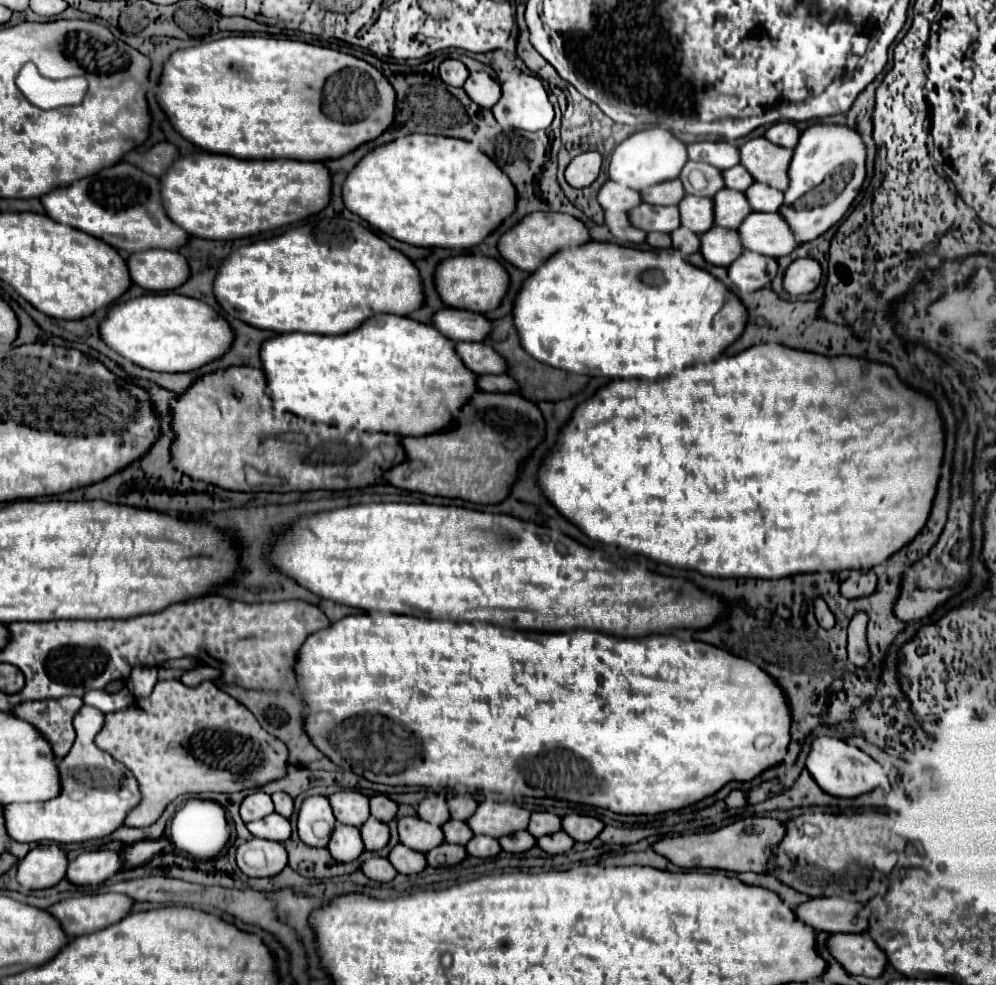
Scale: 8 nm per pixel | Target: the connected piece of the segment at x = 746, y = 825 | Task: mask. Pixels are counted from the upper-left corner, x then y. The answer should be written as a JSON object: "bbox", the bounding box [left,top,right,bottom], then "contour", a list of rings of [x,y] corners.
{"bbox":[651,817,783,873],"contour":[[[747,817],[739,819],[731,825],[725,825],[711,833],[691,833],[691,835],[679,835],[679,837],[665,837],[651,845],[651,849],[665,859],[669,859],[673,865],[683,869],[697,869],[697,867],[709,867],[709,869],[725,869],[733,873],[741,871],[755,871],[765,873],[767,859],[771,855],[771,849],[775,847],[775,841],[783,835],[783,825],[769,817]]]}

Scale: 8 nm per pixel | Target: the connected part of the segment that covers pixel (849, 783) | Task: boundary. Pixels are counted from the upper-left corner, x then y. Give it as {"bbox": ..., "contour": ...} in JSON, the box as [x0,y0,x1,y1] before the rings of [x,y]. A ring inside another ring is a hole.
{"bbox":[805,737,885,797],"contour":[[[815,737],[805,765],[807,765],[807,771],[815,777],[815,781],[819,781],[819,787],[823,791],[827,791],[835,797],[857,797],[867,791],[873,791],[885,779],[881,765],[875,763],[871,757],[867,757],[867,771],[865,771],[865,767],[859,767],[859,771],[857,771],[857,763],[861,763],[859,751],[853,749],[853,753],[851,753],[851,745],[847,745],[845,741],[833,739],[833,737]],[[857,777],[859,777],[859,783],[857,783]]]}

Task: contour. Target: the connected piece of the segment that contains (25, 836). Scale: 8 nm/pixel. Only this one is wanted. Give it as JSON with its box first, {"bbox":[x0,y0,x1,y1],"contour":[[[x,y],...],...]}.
{"bbox":[3,705,139,843],"contour":[[[83,705],[73,717],[77,739],[71,751],[57,763],[61,791],[55,799],[45,803],[11,803],[3,807],[7,835],[19,843],[55,841],[55,843],[83,843],[113,833],[123,825],[123,817],[139,803],[137,781],[117,763],[109,753],[95,747],[93,739],[103,729],[105,715]]]}

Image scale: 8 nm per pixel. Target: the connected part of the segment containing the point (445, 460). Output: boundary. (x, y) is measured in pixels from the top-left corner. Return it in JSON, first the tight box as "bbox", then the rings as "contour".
{"bbox":[383,391,543,505],"contour":[[[477,391],[459,407],[459,413],[455,413],[455,421],[449,429],[425,437],[401,437],[405,461],[385,471],[383,481],[399,489],[427,495],[457,497],[483,505],[501,503],[517,475],[517,463],[543,439],[543,415],[541,411],[523,409],[527,405],[535,403],[517,397],[517,393]]]}

